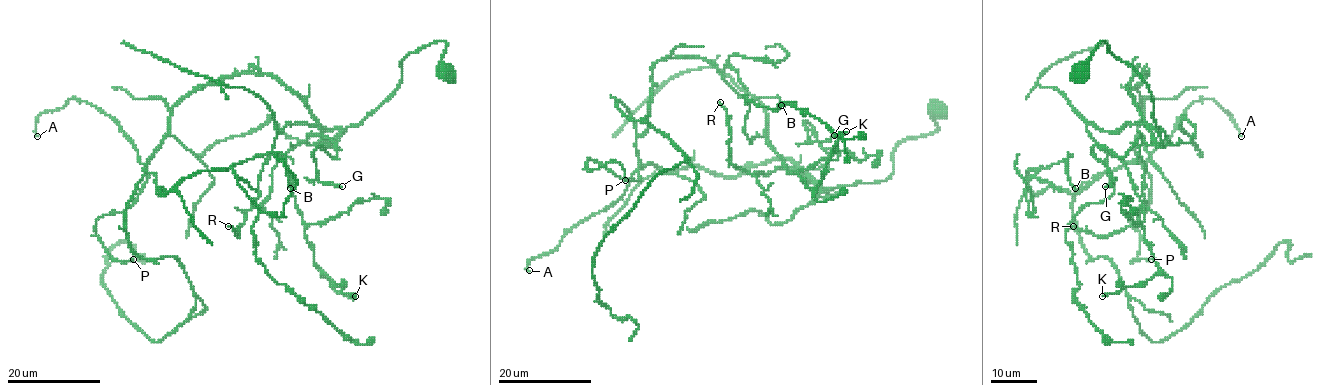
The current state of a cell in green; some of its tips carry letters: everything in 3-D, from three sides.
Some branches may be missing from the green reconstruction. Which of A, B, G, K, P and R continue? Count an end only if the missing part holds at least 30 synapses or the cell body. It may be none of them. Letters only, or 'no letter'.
no letter

